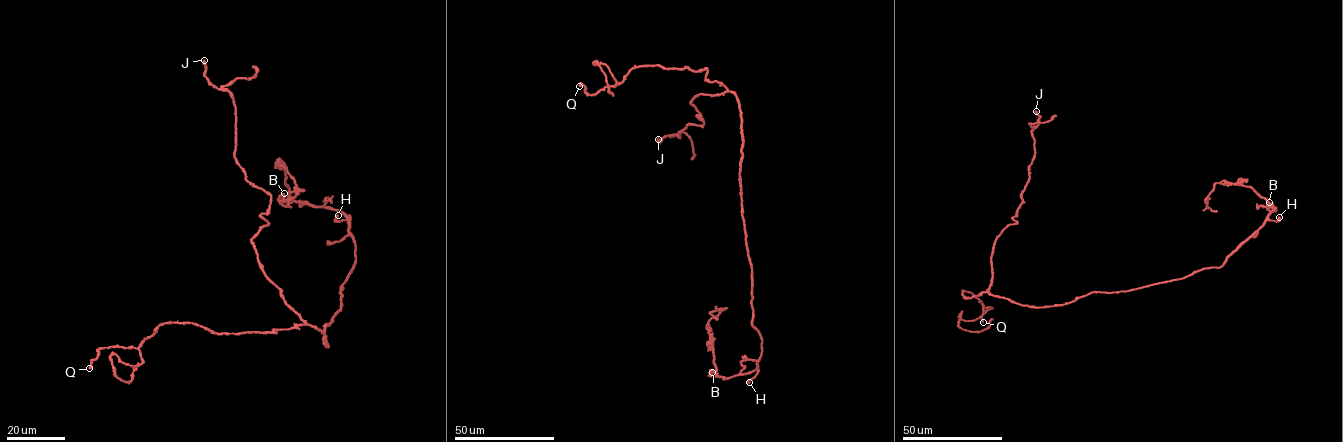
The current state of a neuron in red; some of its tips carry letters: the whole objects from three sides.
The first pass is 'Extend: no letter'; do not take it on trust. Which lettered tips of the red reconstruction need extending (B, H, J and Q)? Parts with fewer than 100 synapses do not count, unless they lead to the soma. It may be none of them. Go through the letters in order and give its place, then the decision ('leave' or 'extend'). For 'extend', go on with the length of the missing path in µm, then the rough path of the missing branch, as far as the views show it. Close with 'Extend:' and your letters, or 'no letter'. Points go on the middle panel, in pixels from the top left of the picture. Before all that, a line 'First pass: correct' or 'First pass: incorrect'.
First pass: incorrect
B: place (712, 372); leave
H: place (749, 382); extend; missing 50 µm; course (749, 382), (778, 362), (798, 357), (805, 347), (816, 343)
J: place (658, 139); leave
Q: place (579, 86); leave
Extend: H

